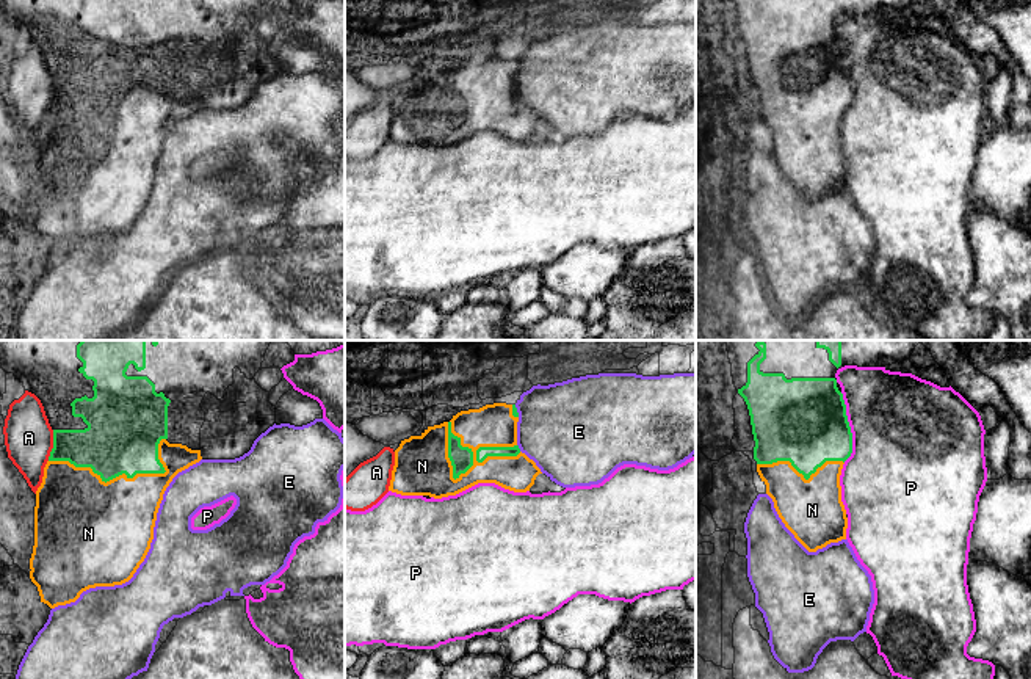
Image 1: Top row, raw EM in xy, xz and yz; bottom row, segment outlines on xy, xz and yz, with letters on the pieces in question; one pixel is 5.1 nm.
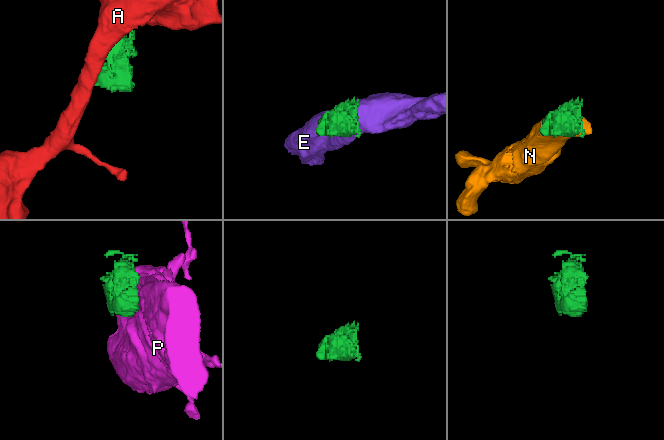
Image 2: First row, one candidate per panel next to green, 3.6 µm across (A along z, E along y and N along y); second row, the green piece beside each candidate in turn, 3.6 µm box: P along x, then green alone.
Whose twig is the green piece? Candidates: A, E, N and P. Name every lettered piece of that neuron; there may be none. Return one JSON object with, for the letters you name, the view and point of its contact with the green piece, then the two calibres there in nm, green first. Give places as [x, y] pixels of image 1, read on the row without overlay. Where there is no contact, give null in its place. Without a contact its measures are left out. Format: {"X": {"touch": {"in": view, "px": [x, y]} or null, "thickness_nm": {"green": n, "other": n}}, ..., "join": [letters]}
{"N": {"touch": {"in": "xz", "px": [478, 110]}, "thickness_nm": {"green": 120, "other": 220}}, "join": ["N"]}

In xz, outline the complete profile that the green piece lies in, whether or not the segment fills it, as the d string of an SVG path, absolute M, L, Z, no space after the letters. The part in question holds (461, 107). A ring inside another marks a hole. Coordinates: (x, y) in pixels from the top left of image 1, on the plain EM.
M516 53L461 60L450 71L401 89L389 140L401 144L456 144L478 132L526 141L541 121L517 94Z

